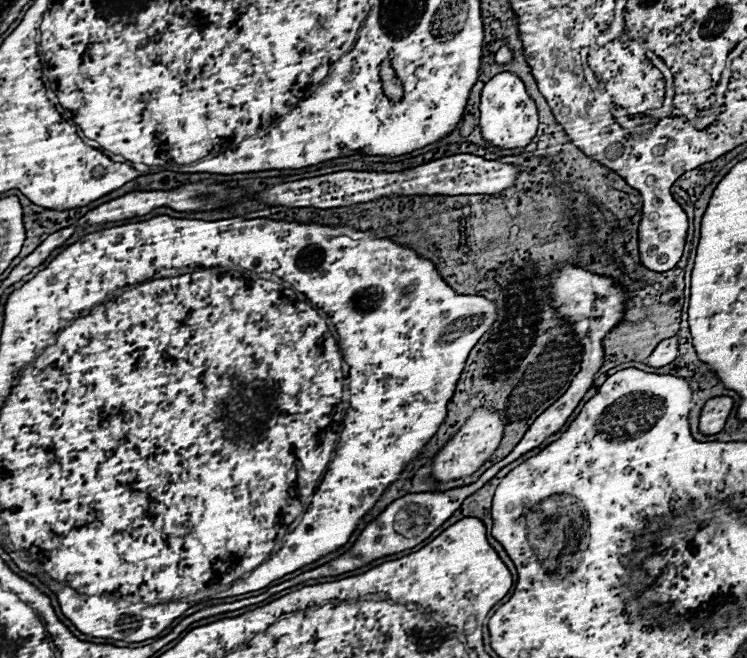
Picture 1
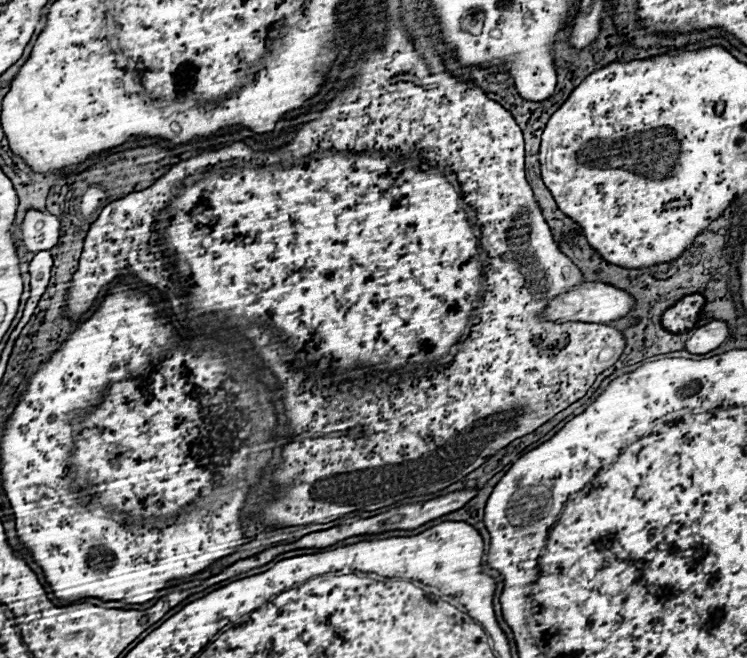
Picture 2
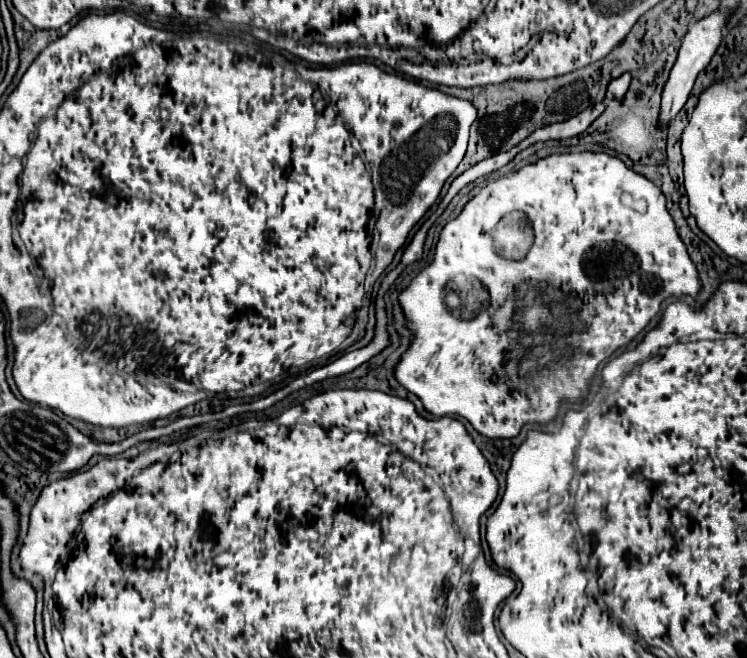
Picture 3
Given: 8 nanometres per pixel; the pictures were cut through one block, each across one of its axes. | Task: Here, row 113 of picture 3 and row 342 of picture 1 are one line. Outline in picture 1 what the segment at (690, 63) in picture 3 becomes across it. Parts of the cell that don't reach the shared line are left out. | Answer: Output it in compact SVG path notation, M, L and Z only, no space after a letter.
M672 336L672 338L662 340L662 342L656 346L656 350L648 356L646 364L656 366L656 368L662 368L662 366L674 362L674 358L678 356L678 338L680 338L680 336Z

